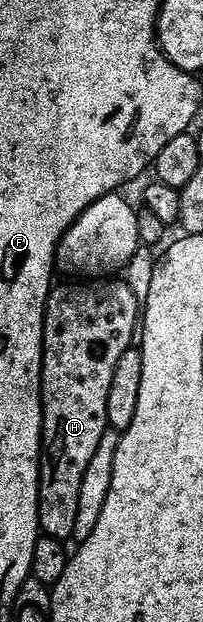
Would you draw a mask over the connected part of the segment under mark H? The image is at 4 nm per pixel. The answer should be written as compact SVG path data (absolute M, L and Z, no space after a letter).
M78 279L75 282L75 285L55 284L51 288L42 320L42 456L38 459L38 527L45 536L59 539L74 536L80 483L108 427L108 387L112 387L112 371L116 371L120 355L131 348L133 333L140 321L140 302L124 279Z

